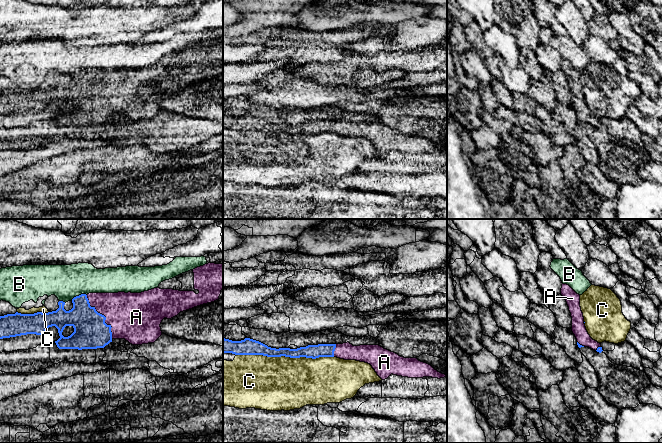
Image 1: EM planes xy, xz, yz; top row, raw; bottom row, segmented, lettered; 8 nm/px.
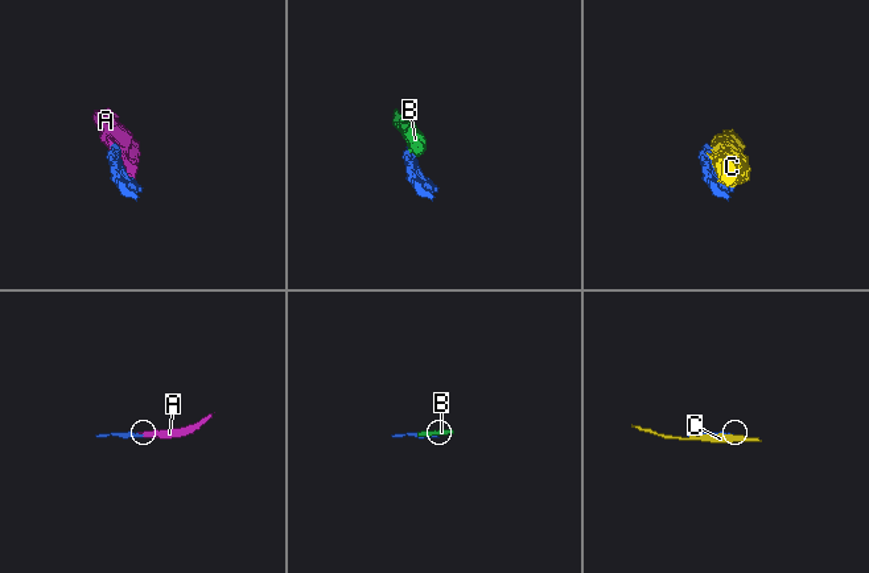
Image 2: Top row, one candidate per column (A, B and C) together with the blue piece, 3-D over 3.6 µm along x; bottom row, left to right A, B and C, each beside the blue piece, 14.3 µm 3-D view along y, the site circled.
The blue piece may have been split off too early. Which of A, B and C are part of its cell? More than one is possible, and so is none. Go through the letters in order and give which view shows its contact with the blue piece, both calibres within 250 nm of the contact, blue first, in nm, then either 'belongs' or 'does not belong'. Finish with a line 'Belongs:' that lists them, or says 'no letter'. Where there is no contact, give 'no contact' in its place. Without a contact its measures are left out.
A: contact in xy; calibres 280 and 400 nm; belongs
B: contact in xy; calibres 260 and 280 nm; does not belong
C: contact in xz; calibres 110 and 440 nm; does not belong
Belongs: A

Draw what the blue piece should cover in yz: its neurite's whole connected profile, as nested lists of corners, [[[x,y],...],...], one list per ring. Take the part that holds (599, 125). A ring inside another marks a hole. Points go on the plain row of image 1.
[[[562,60],[561,71],[565,74],[571,89],[571,105],[577,115],[578,123],[589,123],[601,129],[603,127],[601,120],[593,116],[586,106],[583,89],[580,83],[580,71],[567,60]]]

